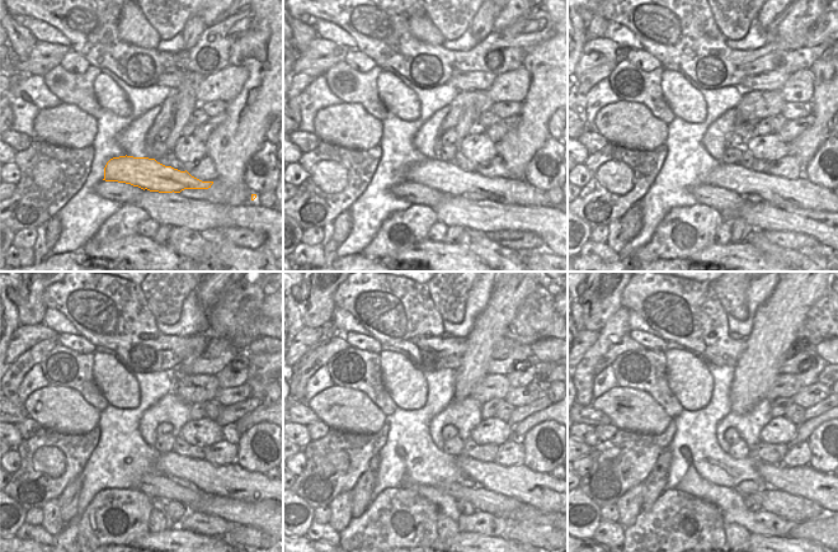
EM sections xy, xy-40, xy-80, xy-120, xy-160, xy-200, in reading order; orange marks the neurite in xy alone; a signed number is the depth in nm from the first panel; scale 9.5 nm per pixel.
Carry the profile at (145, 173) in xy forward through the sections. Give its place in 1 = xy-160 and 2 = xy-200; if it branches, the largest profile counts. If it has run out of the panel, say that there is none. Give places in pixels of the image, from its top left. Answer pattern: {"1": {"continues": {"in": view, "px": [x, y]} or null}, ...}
{"1": {"continues": {"in": "xy-160", "px": [540, 490]}}, "2": {"continues": {"in": "xy-200", "px": [824, 489]}}}

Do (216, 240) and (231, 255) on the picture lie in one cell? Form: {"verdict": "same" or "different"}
{"verdict": "same"}

